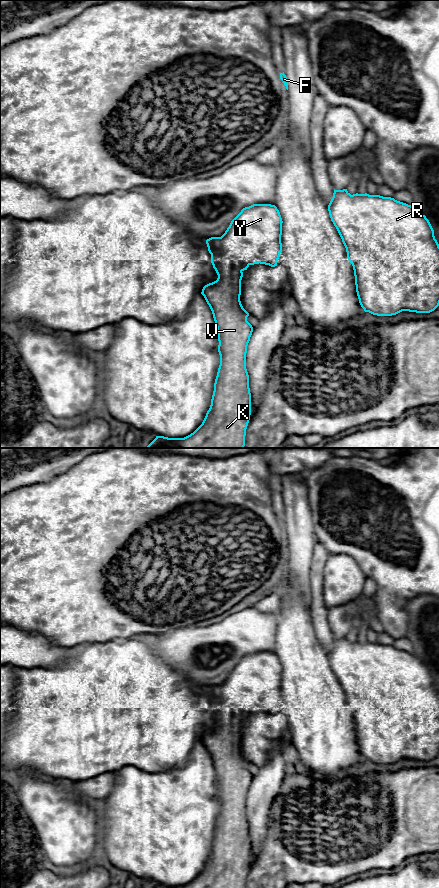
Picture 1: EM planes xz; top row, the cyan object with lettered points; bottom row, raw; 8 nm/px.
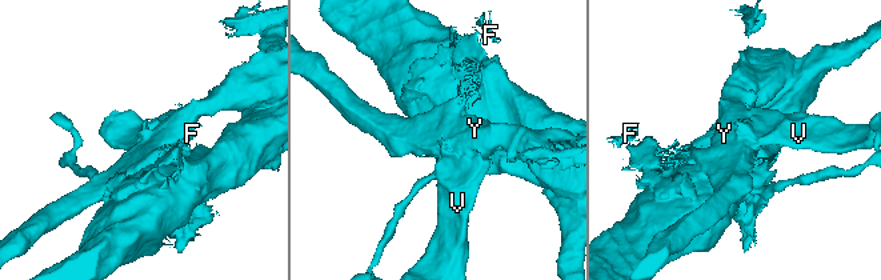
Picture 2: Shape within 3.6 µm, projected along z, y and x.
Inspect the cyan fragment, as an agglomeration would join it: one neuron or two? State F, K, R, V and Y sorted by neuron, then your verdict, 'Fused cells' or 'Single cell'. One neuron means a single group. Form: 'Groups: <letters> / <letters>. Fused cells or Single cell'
Groups: F R / K V Y. Fused cells

